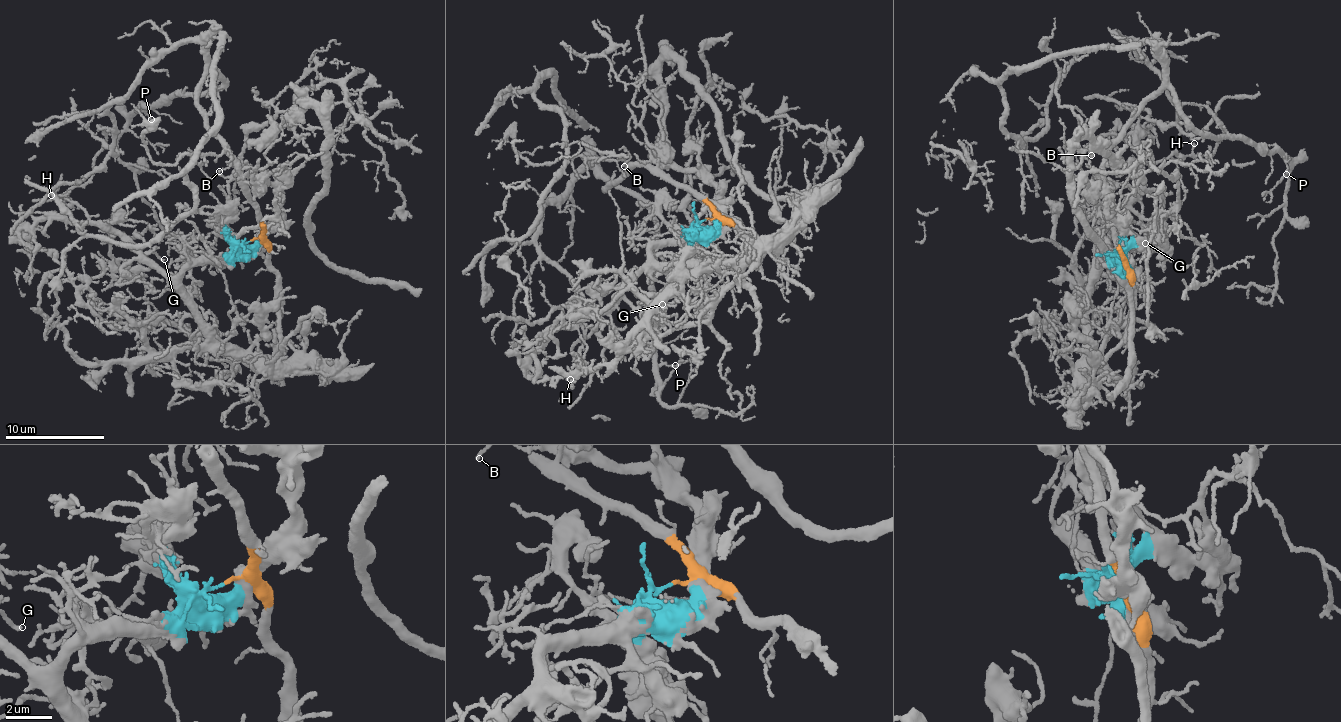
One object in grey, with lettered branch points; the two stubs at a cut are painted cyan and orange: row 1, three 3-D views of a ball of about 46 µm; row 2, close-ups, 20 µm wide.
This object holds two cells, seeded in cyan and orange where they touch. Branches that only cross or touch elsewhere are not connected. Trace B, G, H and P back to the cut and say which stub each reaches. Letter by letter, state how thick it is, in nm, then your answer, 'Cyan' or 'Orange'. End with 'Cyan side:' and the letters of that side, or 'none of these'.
B: Thickness 100 nm. Orange
G: Thickness 100 nm. Cyan
H: Thickness 140 nm. Cyan
P: Thickness 120 nm. Orange
Cyan side: G, H

